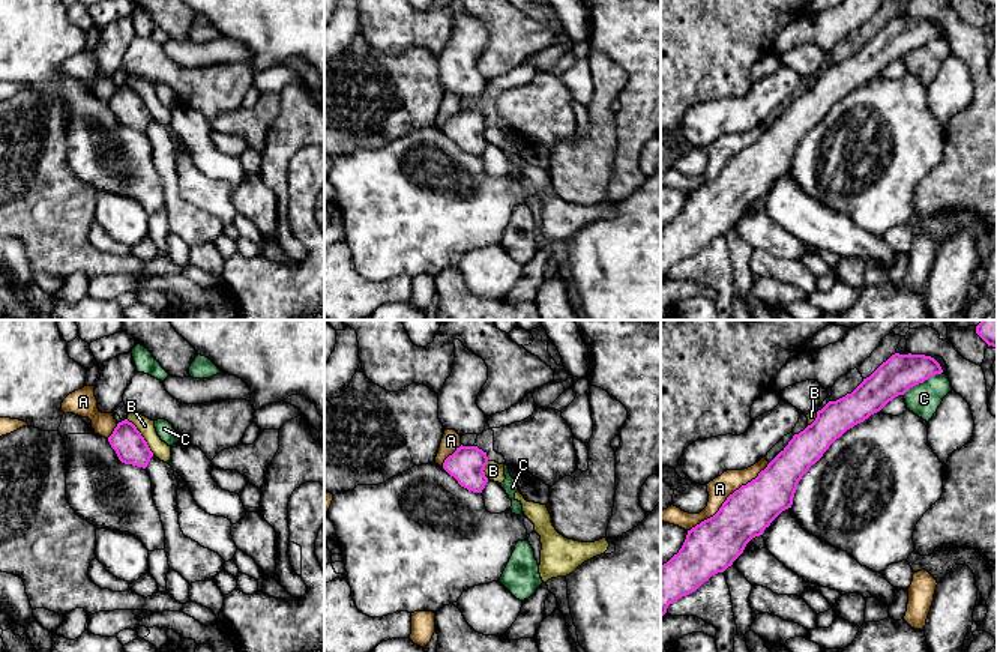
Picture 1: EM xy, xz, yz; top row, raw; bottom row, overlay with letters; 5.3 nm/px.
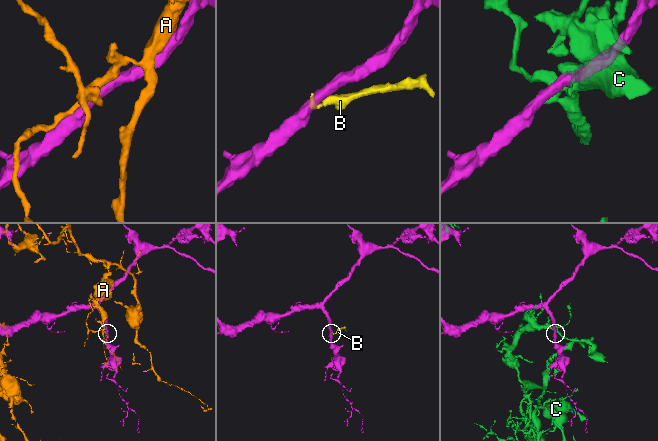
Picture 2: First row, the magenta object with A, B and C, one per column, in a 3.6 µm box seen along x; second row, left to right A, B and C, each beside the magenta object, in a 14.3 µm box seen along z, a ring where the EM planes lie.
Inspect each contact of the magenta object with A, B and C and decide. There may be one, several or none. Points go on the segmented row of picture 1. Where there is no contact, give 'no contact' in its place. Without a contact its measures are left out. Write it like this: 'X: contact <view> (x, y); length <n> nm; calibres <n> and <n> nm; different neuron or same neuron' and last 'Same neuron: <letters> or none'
A: contact yz (727, 498); length 550 nm; calibres 280 and 120 nm; different neuron
B: contact xy (141, 436); length 240 nm; calibres 170 and 90 nm; different neuron
C: contact yz (922, 382); length 260 nm; calibres 200 and 170 nm; different neuron
Same neuron: none

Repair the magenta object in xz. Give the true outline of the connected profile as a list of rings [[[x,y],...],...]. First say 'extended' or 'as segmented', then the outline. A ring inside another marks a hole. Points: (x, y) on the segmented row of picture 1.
as segmented | [[[461,445],[444,460],[443,469],[453,476],[461,487],[473,493],[482,493],[488,482],[483,472],[486,464],[486,452],[477,446]]]

